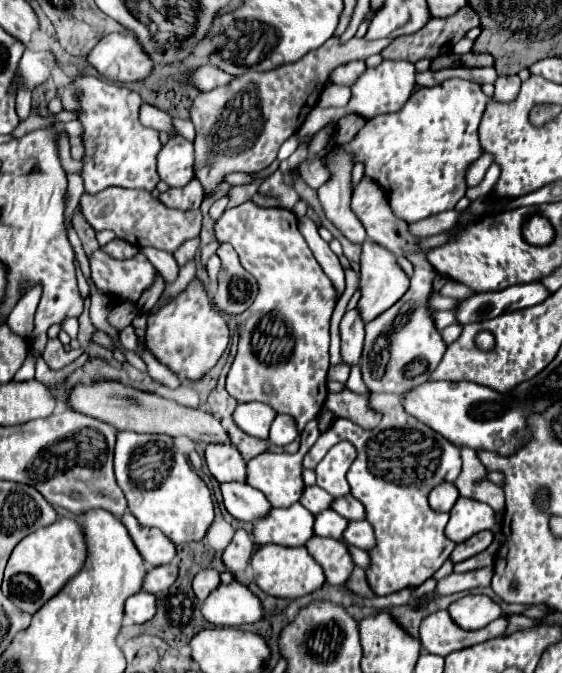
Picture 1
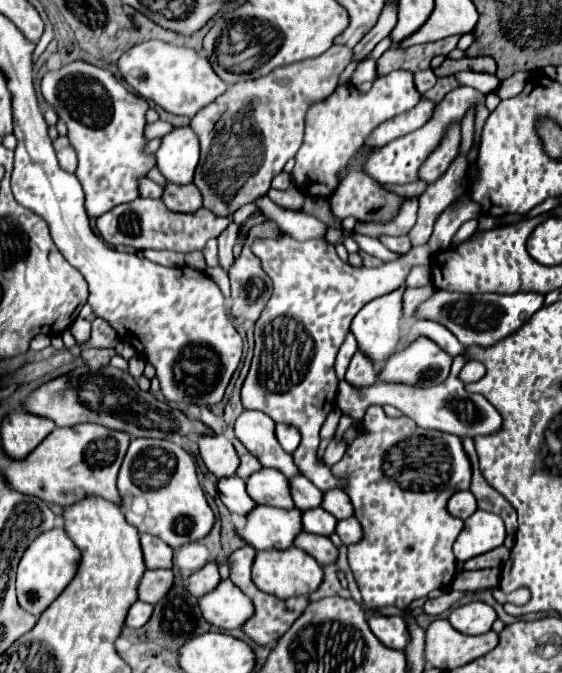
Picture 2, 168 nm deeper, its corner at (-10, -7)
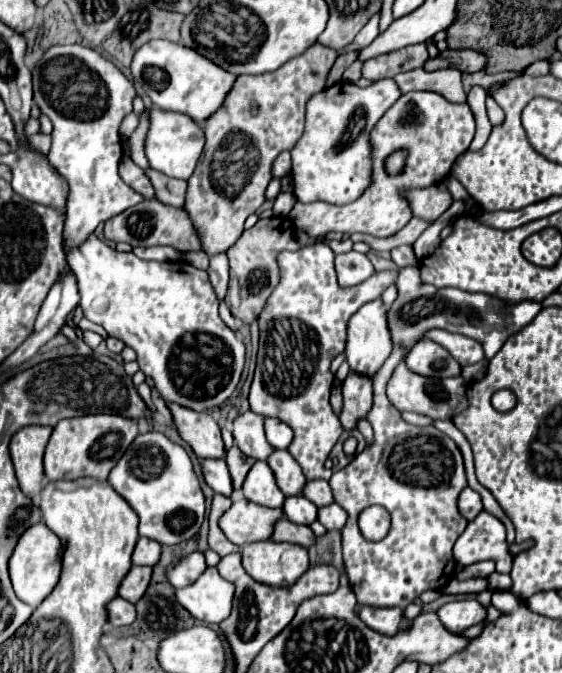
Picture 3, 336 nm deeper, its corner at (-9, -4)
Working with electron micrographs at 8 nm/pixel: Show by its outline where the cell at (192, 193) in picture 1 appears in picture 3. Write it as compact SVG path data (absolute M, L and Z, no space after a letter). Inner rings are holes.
M146 170L146 176L150 178L154 190L156 190L156 198L162 204L174 206L174 208L184 208L186 202L186 190L188 190L188 182L186 180L176 180L170 178L158 170Z

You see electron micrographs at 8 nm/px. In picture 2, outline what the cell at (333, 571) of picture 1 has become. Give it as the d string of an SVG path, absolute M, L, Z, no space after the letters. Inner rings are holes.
M301 531L295 537L295 543L293 545L299 547L299 549L303 549L305 553L313 555L313 559L319 561L321 565L327 565L327 563L335 563L337 561L337 547L329 541L329 537Z

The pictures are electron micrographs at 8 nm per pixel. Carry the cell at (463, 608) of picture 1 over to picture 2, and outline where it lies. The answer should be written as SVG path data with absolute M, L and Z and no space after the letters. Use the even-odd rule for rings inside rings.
M481 601L461 605L453 609L449 615L449 623L465 635L481 635L491 631L491 625L495 619L497 619L497 613L493 611L493 607Z

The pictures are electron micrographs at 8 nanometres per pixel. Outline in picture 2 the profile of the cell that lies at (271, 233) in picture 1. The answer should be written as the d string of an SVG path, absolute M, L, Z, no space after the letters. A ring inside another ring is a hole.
M289 235L281 239L257 239L253 253L261 259L263 271L273 281L273 295L255 323L255 355L241 389L243 407L263 411L275 423L297 427L301 445L293 453L293 461L301 475L321 491L341 487L339 479L335 479L331 469L317 457L321 425L335 409L339 379L333 365L337 351L357 311L371 299L399 289L413 265L429 265L431 249L429 245L411 247L405 257L375 269L355 269L343 263L335 253L335 245L325 239L311 239L305 243Z

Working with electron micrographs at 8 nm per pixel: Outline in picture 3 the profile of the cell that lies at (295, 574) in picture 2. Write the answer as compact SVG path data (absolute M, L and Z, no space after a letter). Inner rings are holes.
M274 540L244 546L242 564L256 582L266 586L292 586L310 568L302 546Z

